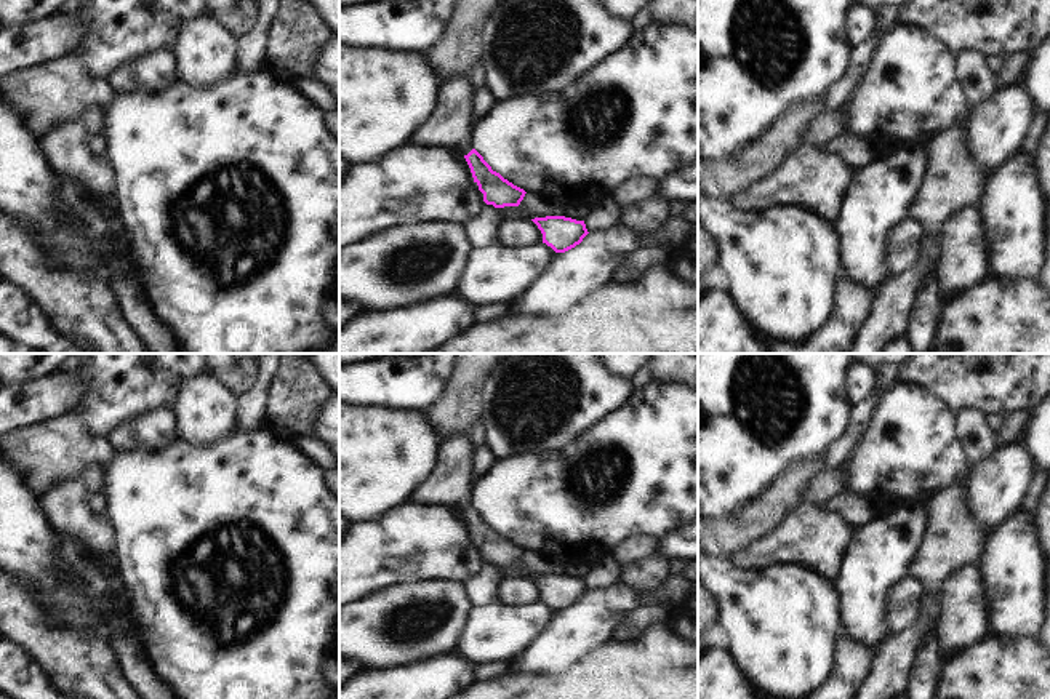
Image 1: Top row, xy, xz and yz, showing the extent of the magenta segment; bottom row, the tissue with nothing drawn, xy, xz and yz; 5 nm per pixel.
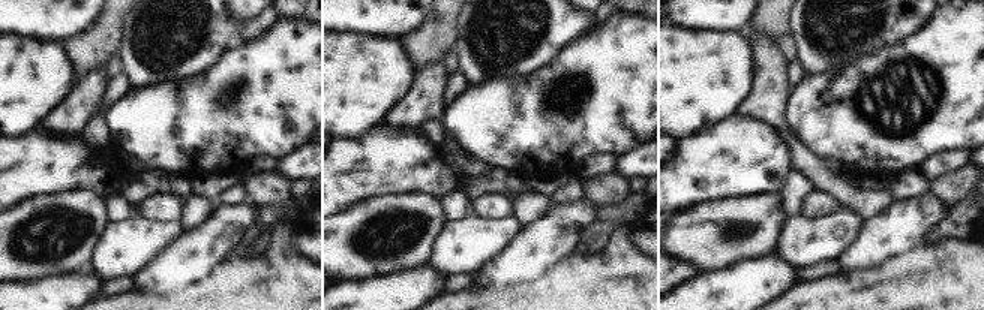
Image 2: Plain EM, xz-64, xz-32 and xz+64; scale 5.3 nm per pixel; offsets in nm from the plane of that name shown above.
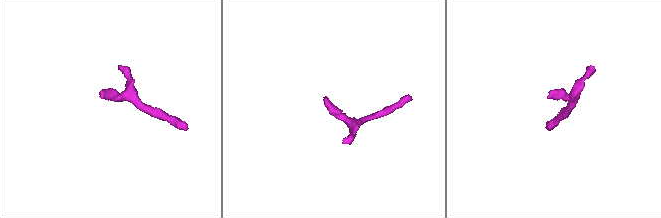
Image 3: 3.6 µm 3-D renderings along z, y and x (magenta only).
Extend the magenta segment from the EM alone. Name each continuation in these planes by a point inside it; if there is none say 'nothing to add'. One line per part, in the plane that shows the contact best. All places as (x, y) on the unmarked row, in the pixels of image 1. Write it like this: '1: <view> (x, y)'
1: xz (452, 483)

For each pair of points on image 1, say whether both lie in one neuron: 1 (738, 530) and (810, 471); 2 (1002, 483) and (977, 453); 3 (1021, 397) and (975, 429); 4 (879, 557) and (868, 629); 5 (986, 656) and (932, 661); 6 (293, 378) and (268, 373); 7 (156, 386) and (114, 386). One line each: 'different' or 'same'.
1: same
2: different
3: different
4: same
5: different
6: different
7: same

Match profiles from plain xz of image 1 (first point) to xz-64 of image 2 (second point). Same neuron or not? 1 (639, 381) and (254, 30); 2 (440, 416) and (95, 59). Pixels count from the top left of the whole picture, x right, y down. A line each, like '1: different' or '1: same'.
1: same
2: same

